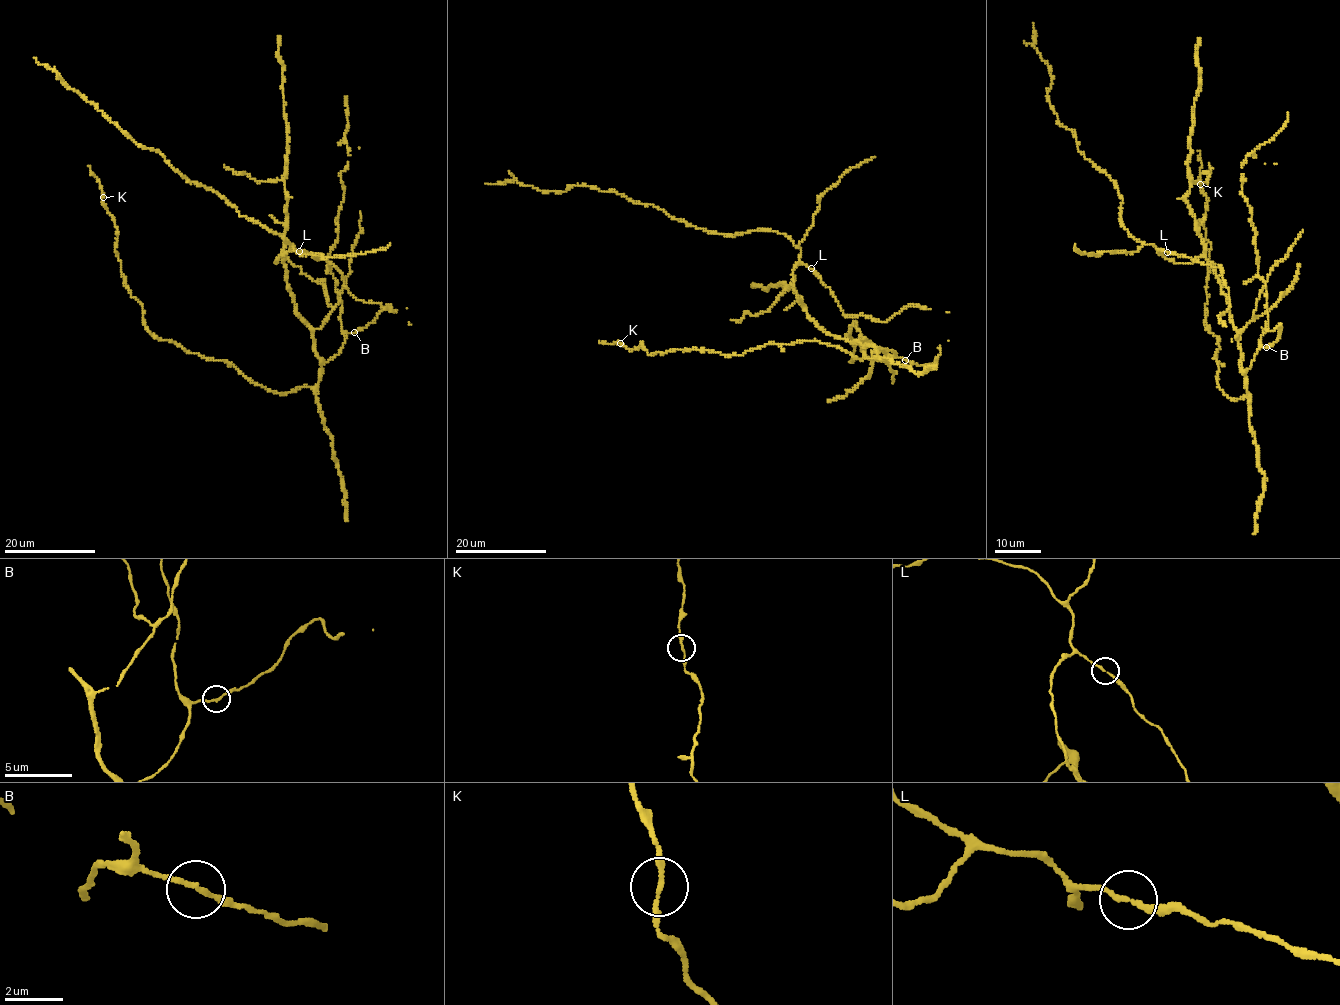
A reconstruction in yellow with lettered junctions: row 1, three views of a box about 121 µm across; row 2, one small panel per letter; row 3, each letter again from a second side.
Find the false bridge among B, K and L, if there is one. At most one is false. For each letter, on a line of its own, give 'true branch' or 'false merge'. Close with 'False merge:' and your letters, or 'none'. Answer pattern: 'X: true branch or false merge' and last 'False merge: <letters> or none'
B: true branch
K: true branch
L: true branch
False merge: none

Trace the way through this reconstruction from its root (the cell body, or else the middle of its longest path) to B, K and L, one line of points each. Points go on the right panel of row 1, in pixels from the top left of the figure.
B: (1228, 304), (1230, 321), (1237, 332), (1241, 351), (1242, 371), (1250, 367), (1258, 350), (1267, 347)
K: (1228, 304), (1250, 397), (1230, 398), (1217, 383), (1213, 359), (1220, 347), (1205, 322), (1211, 244), (1200, 183)
L: (1228, 304), (1216, 269), (1204, 256), (1191, 263), (1176, 264), (1159, 250), (1166, 252)

